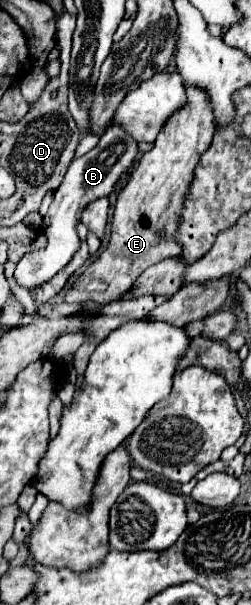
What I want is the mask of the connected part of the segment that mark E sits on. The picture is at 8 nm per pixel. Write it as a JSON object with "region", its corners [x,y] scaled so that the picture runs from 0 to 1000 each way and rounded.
{"region":[[[761,140],[745,144],[745,174],[713,180],[641,213],[618,240],[602,250],[586,250],[554,273],[530,279],[514,302],[490,309],[490,316],[466,326],[466,339],[450,349],[450,365],[442,365],[442,395],[426,408],[402,415],[394,425],[299,461],[291,474],[267,478],[259,484],[259,501],[331,501],[331,498],[378,498],[378,501],[442,501],[474,491],[490,491],[522,474],[538,471],[546,458],[594,441],[618,438],[665,425],[705,425],[721,418],[721,405],[697,395],[713,369],[721,369],[721,352],[737,345],[737,322],[753,319],[753,306],[769,299],[769,279],[785,276],[785,266],[801,263],[801,253],[841,240],[849,220],[857,220],[857,203],[849,203],[849,187],[825,157]]]}

